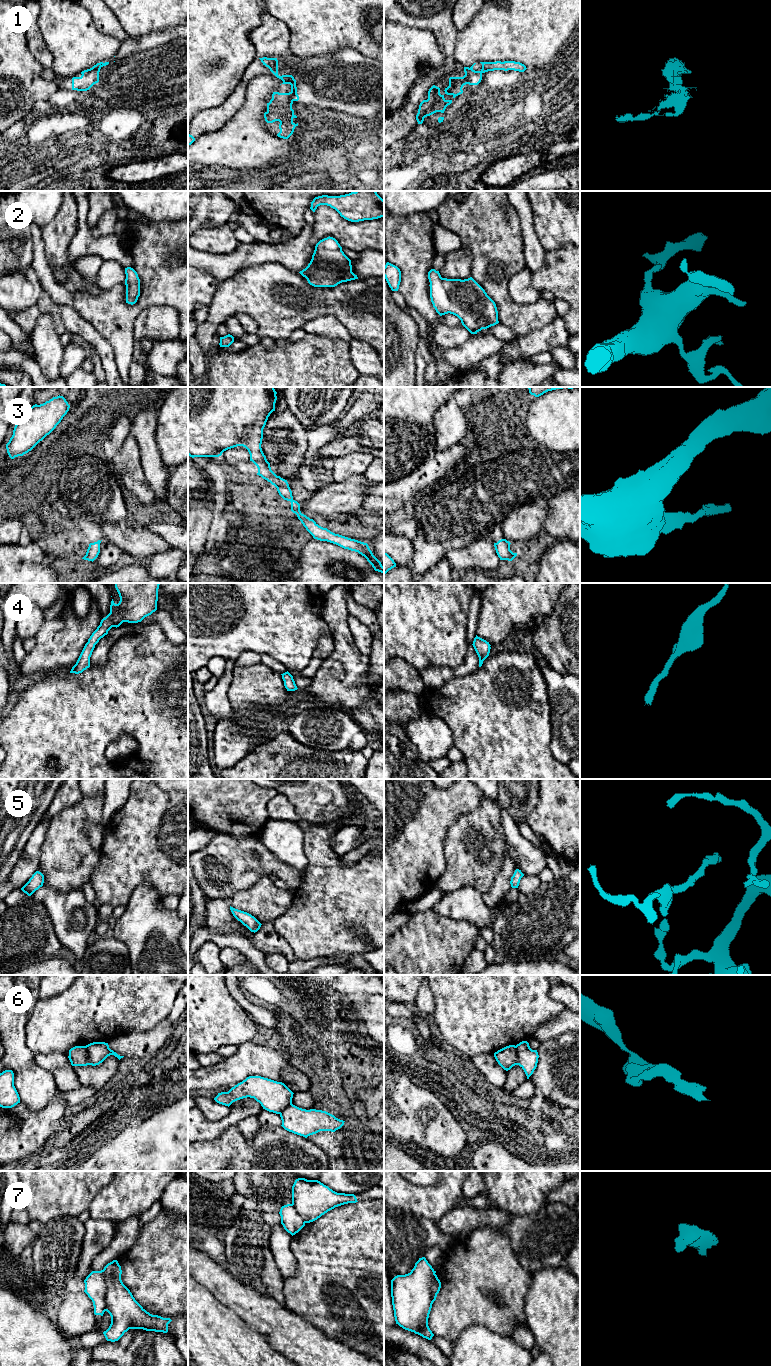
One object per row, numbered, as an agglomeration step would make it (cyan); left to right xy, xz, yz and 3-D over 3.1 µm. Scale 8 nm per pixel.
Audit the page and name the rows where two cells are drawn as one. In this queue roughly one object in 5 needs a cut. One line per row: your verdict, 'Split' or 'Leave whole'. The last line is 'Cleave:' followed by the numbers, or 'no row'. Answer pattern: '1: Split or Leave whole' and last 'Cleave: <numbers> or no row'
1: Split
2: Leave whole
3: Leave whole
4: Leave whole
5: Leave whole
6: Split
7: Split
Cleave: 1, 6, 7

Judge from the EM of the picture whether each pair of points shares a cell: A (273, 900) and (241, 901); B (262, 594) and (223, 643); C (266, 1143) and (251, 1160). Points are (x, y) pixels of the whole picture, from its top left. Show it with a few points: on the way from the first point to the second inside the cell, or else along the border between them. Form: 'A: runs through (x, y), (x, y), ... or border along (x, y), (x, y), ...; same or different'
A: runs through (265, 900), (249, 900); same
B: runs through (250, 606), (248, 613), (235, 631); same
C: runs through (264, 1147), (255, 1156); same

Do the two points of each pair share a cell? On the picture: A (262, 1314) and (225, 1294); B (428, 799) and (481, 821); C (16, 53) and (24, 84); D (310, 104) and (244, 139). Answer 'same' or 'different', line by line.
A: same
B: different
C: same
D: different

